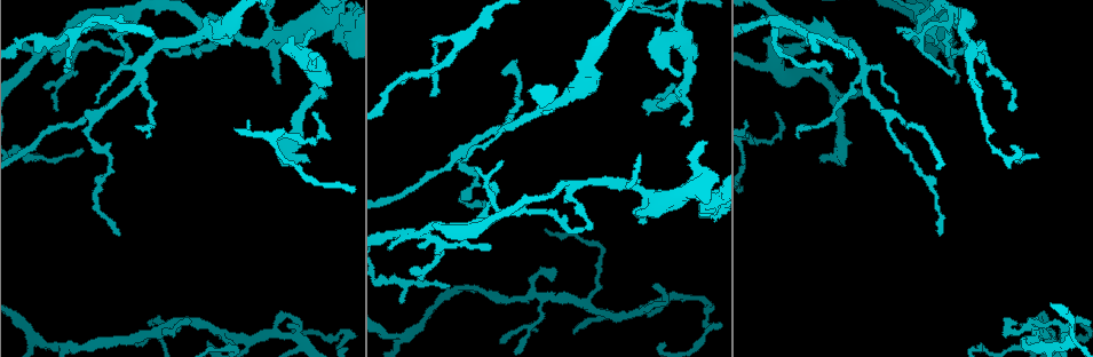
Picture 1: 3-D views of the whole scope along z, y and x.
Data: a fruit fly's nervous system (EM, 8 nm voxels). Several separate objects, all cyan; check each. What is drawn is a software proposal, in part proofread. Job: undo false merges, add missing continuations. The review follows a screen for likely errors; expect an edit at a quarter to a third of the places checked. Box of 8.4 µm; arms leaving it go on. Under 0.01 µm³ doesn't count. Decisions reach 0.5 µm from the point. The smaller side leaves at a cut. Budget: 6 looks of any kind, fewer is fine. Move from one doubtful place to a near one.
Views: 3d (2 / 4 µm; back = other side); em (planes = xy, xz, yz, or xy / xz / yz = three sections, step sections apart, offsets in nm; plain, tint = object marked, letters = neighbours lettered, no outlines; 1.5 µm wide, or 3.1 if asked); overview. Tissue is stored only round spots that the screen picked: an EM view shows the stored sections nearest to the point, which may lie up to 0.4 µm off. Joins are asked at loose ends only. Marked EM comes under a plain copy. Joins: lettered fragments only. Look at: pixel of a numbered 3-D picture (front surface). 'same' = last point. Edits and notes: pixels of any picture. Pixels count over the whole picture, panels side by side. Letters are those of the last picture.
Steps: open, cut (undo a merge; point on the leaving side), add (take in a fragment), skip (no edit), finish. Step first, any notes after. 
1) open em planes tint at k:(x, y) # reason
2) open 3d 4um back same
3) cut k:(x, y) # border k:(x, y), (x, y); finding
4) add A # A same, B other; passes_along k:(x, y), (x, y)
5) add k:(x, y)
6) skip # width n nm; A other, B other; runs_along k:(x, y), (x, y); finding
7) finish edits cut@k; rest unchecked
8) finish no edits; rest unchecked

open 3d 4um at 1:(578, 183) # three arms meet

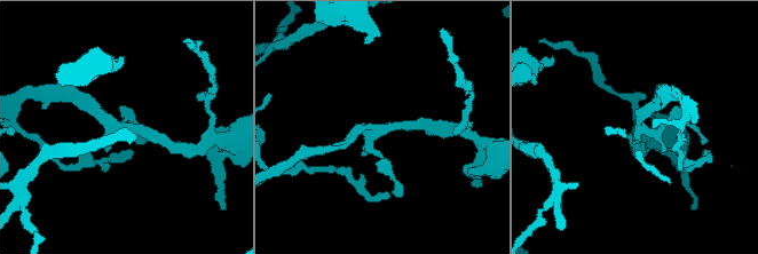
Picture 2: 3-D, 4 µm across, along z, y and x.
open em xy step 8 tint at 2:(122, 125) # arms 3; now the EM

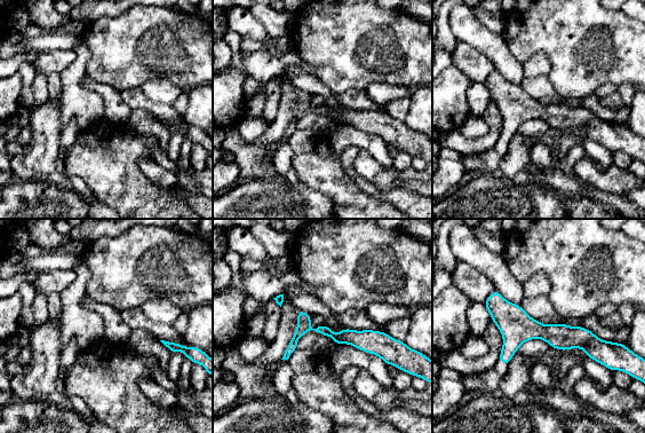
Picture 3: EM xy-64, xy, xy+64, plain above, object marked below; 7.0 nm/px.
open em yz step 8 letters same # another direction

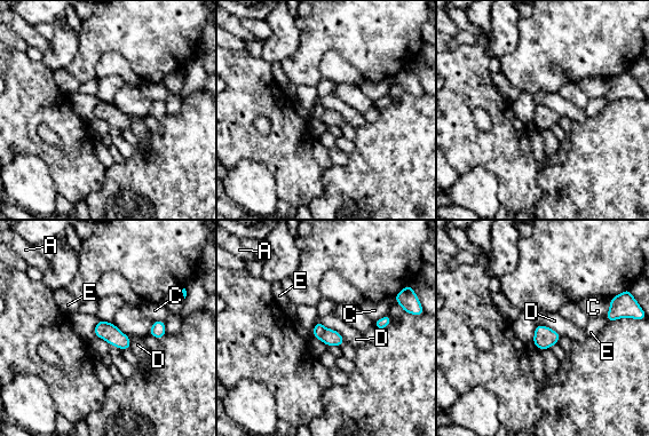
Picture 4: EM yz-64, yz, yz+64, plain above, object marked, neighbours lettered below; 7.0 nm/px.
skip # A other, C other, D other, E other; border 4:(318, 320), (334, 329), (345, 340); continuous, no second neuron

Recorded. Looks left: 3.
open em planes letters at 1:(459, 153) # arms part here

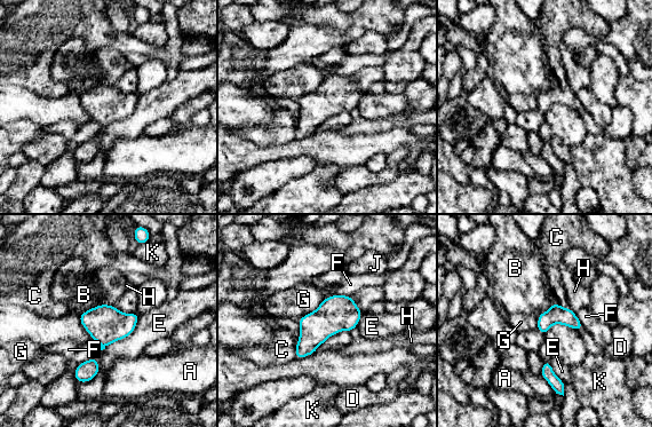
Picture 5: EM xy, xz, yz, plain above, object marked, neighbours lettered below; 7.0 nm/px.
skip # A other, B other, C other, D other, E other, F other, G other, H other, J other, K other; border 5:(350, 294), (330, 294), (324, 299); continuous, no second neuron

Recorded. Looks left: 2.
open em planes letters at 1:(967, 41) # calibre changes

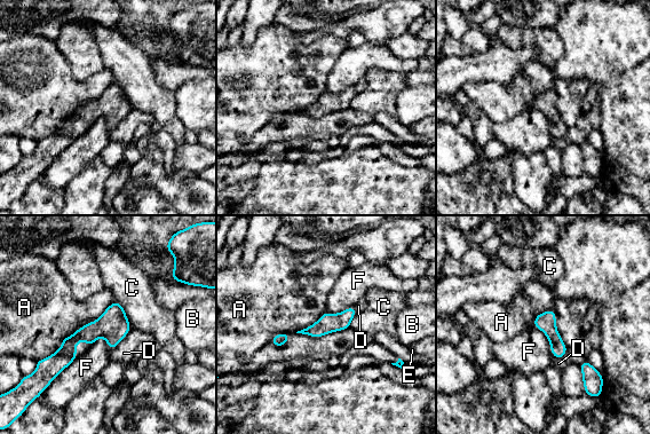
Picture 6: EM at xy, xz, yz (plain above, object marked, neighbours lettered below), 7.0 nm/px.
skip # A other, B other, C other, D other, E other, F other; continuous, no second neuron

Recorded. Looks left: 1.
finish no edits; rest unchecked

